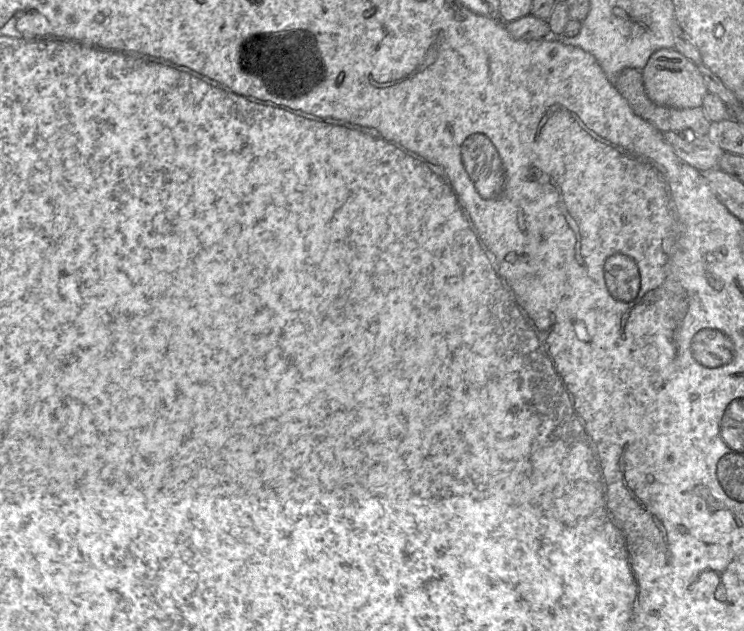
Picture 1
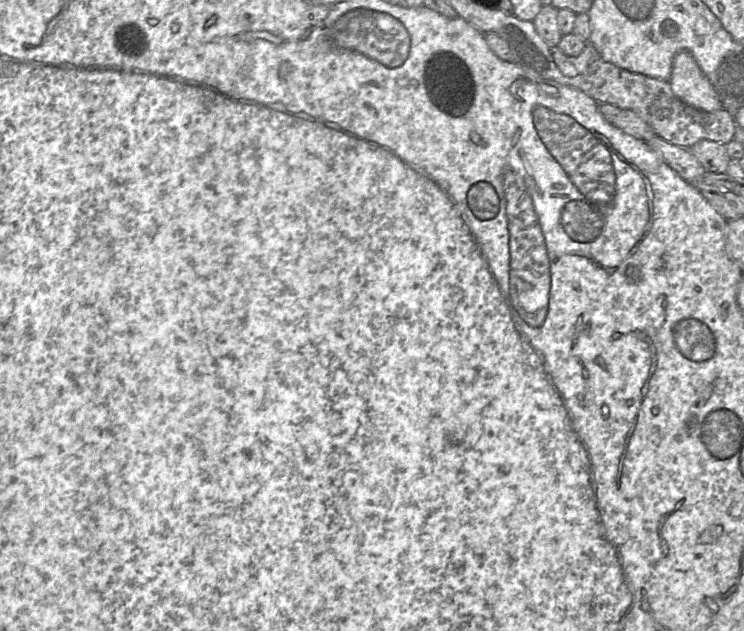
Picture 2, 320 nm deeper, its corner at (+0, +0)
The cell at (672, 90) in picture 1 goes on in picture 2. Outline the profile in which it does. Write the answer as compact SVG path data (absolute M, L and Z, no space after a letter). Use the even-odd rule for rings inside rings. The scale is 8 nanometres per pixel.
M687 50L679 51L674 56L668 82L673 93L692 107L707 112L723 109L712 84Z

